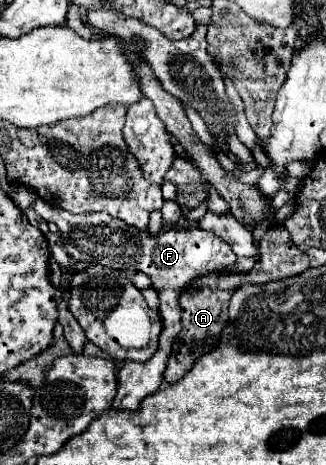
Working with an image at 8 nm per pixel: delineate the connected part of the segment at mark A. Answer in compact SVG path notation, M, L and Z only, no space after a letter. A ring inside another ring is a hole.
M212 272L204 274L196 280L192 280L186 290L180 294L178 304L182 308L182 330L172 342L172 354L168 356L168 364L164 370L164 382L176 382L180 380L188 370L192 370L194 362L208 354L208 350L214 350L220 340L220 332L228 324L228 302L232 298L232 292L246 284L246 274L228 274L228 272ZM196 286L196 298L188 298L188 290Z

